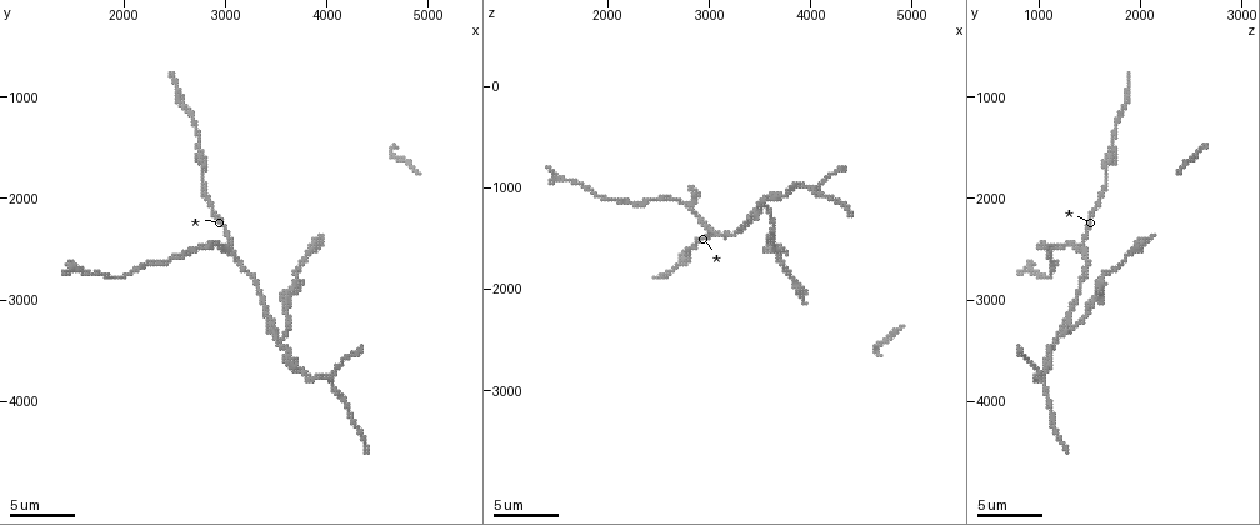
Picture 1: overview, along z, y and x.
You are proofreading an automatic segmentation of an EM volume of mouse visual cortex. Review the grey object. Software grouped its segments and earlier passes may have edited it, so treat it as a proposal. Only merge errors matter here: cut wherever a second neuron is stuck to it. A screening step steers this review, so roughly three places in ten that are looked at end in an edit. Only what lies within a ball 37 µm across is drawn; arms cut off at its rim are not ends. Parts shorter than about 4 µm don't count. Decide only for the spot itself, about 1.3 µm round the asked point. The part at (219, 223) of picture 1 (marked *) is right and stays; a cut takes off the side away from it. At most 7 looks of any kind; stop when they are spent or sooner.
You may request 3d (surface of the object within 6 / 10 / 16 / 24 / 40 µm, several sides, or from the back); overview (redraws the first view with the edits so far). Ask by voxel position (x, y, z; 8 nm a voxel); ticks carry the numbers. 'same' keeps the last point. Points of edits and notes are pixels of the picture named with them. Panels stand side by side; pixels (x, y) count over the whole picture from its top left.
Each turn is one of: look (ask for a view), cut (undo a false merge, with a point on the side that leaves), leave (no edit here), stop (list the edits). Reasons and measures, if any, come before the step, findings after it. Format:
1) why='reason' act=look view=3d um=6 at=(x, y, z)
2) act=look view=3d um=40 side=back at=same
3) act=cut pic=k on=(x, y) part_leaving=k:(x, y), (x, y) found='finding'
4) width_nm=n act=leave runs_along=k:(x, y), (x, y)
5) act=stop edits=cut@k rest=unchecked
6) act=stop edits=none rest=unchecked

why='three-way junction' act=look view=3d um=10 at=(3000, 2500, 1400)

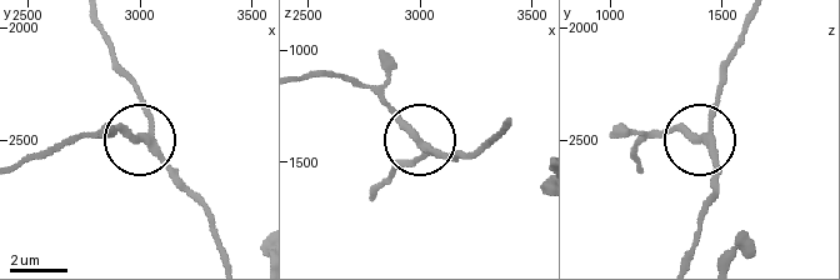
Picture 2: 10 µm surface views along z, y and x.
why='other side' act=look view=3d um=10 side=back at=(2990, 2490, 1420)

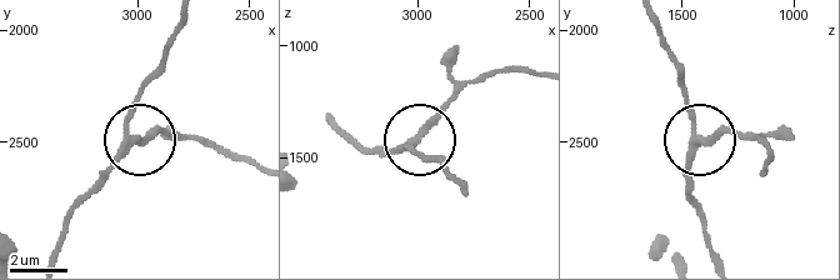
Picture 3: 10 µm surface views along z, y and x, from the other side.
width_nm=240 act=leave runs_along=3:(429, 159), (410, 144), (473, 81) found='continuous, no second neuron'

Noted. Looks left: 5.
why='sudden change in width' act=look view=3d um=16 at=(2720, 1460, 1720)

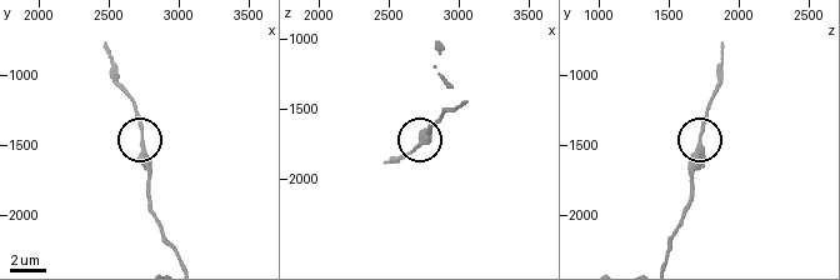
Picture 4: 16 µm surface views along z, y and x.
act=leave runs_along=4:(669, 246), (691, 190), (691, 159), (710, 98) found='continuous, no second neuron'

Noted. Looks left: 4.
why='two arms in line, one across' act=look view=3d um=10 at=(3540, 3440, 1160)

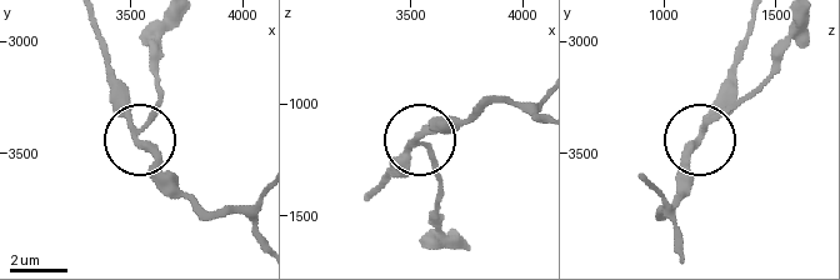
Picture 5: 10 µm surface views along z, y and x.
width_nm=190 act=cut pic=5 on=(156, 105) part_leaving=5:(140, 133), (160, 93), (155, 43), (164, 21) found='two neurons meet here'

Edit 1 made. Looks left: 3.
act=stop edits=cut@5 rest=unchecked

